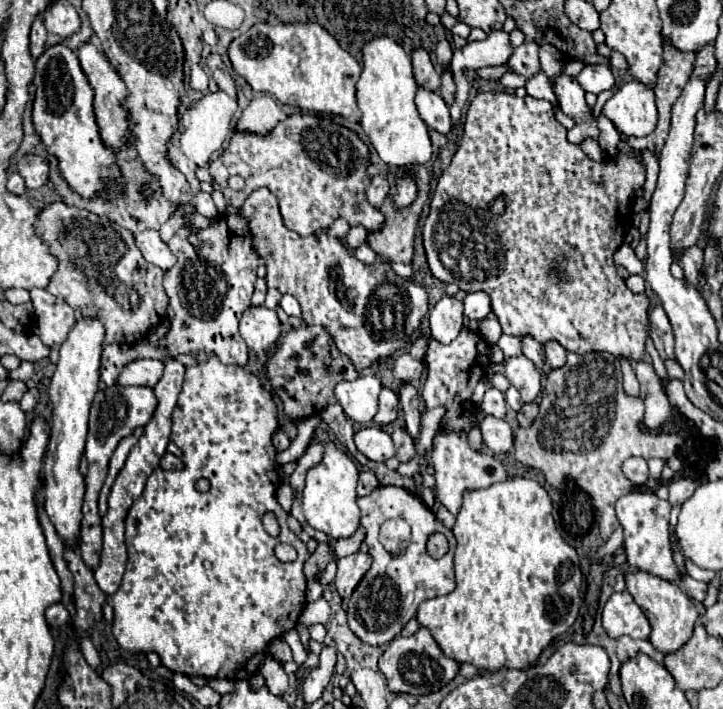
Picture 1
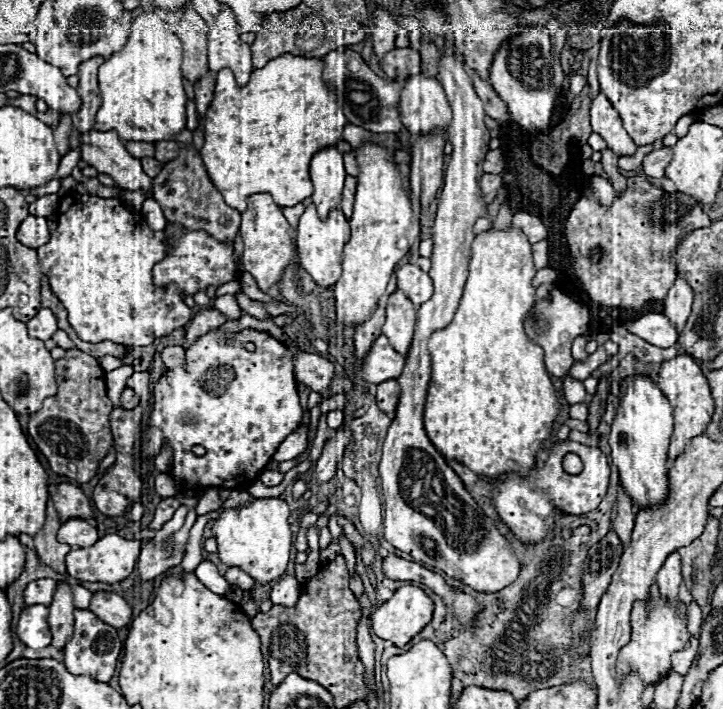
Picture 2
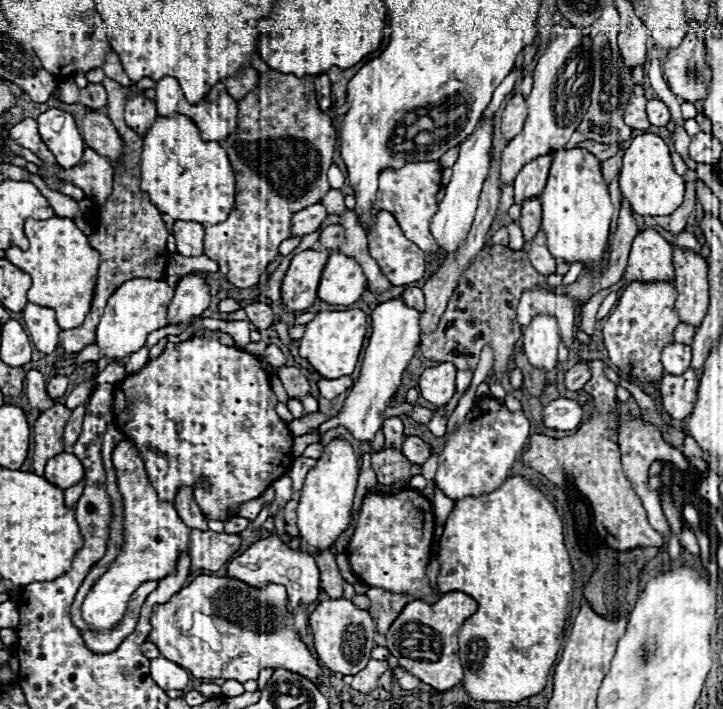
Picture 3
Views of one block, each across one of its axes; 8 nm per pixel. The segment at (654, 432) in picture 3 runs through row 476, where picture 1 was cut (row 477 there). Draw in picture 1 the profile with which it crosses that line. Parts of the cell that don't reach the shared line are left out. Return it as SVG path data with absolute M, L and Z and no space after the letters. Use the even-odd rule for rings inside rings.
M628 458L624 462L622 470L624 470L626 478L632 480L634 484L638 484L638 486L646 484L646 480L648 480L648 464L646 464L644 458Z

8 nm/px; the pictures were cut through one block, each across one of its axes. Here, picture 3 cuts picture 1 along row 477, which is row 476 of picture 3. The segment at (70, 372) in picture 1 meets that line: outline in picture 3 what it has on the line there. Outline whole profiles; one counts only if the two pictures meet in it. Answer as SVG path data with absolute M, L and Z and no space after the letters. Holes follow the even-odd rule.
M62 452L62 454L56 454L54 458L50 458L46 464L46 474L44 474L44 478L50 484L54 484L62 490L78 484L82 480L82 476L84 476L84 470L82 470L80 460L68 452Z

